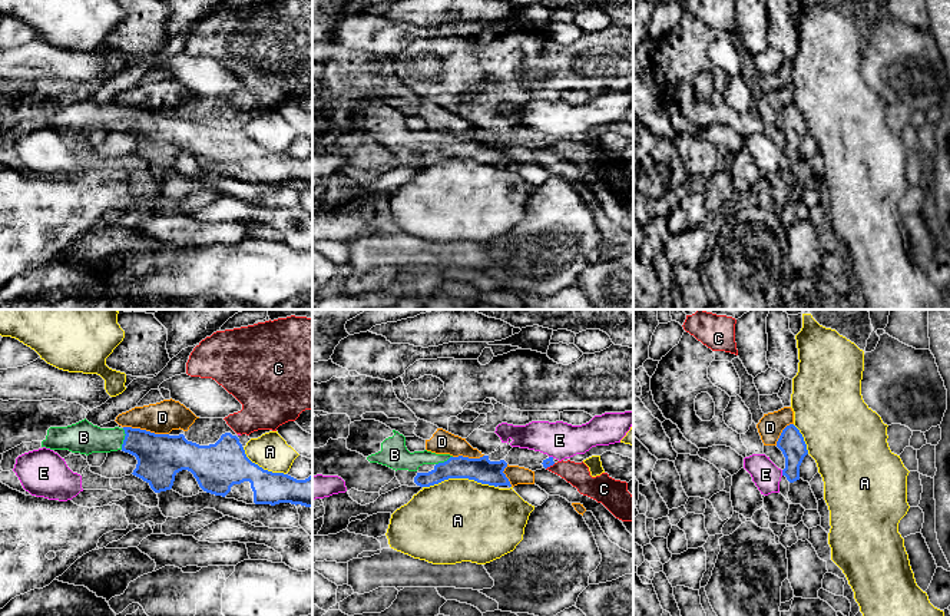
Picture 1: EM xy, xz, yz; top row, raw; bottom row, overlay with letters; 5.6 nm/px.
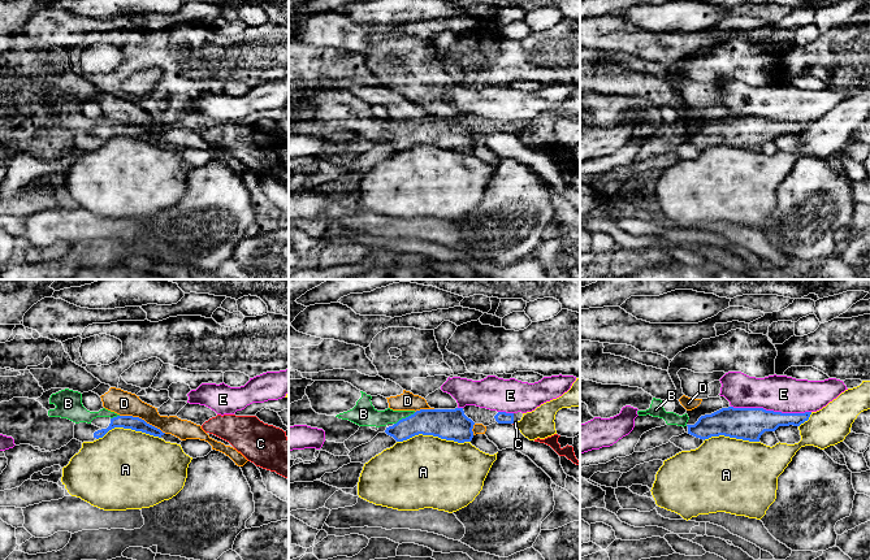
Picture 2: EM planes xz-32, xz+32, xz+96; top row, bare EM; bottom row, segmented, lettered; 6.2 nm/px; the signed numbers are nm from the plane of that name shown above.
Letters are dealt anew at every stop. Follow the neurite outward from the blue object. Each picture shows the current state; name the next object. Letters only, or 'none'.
B

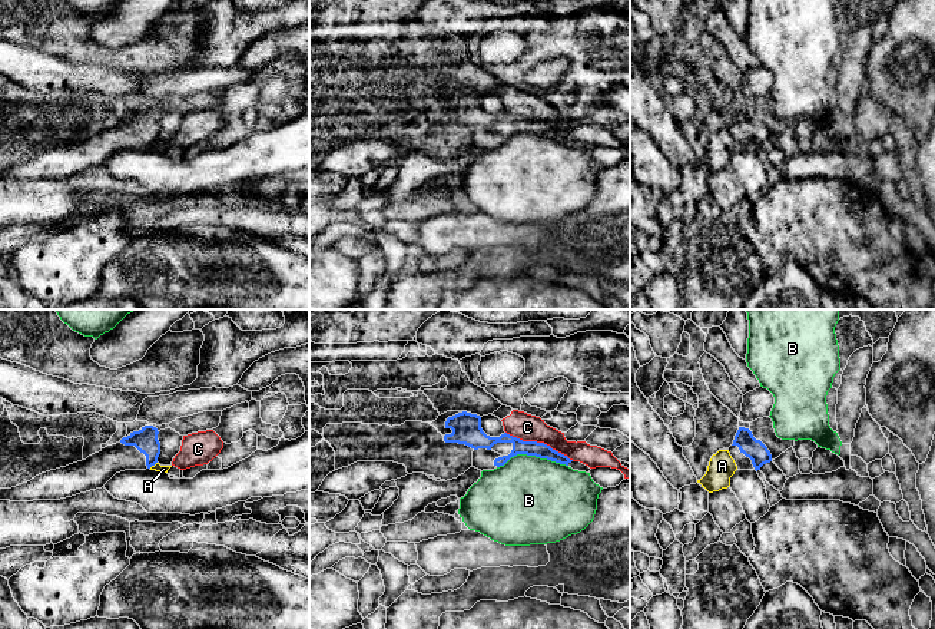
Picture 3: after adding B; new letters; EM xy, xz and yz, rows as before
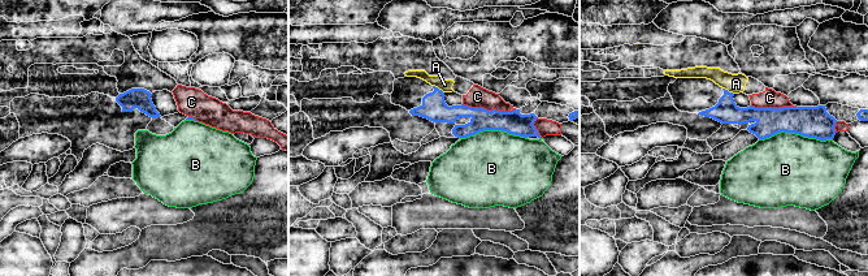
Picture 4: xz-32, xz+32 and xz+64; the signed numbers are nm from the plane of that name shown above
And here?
none

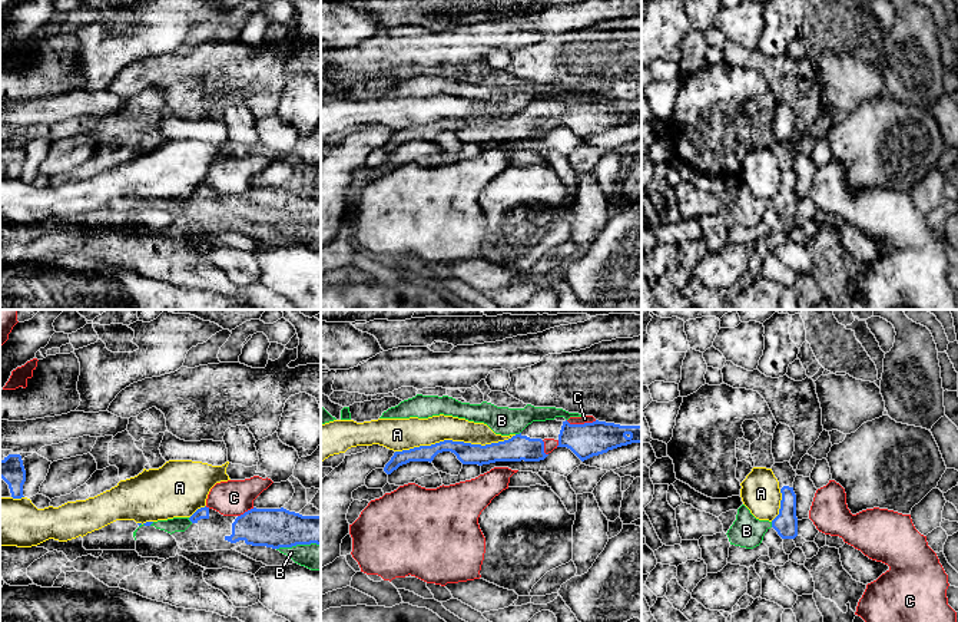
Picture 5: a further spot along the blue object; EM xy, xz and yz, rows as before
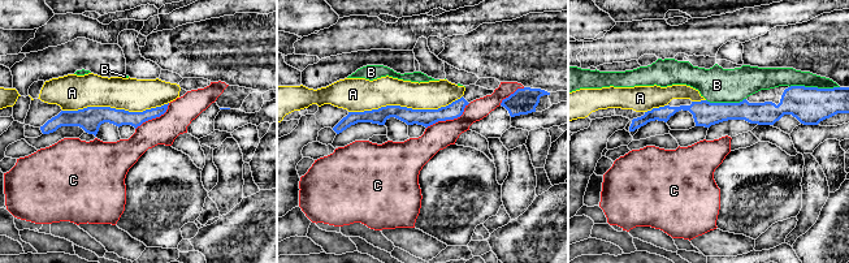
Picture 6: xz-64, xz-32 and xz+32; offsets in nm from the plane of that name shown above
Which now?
none

